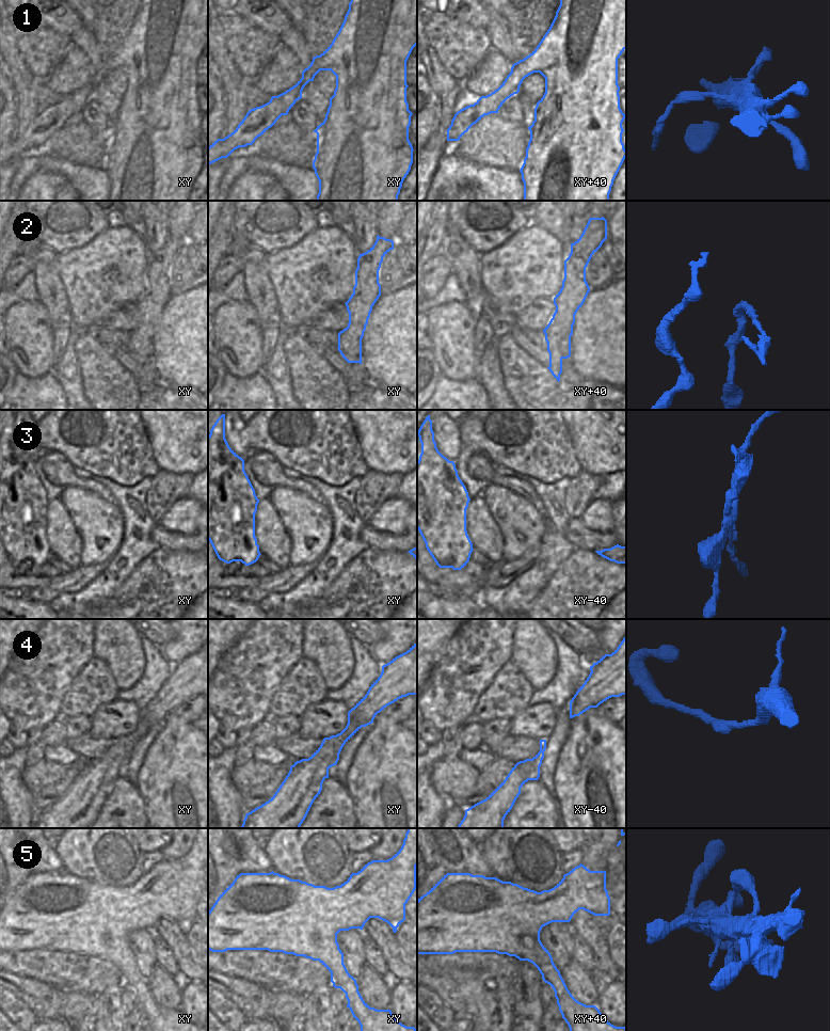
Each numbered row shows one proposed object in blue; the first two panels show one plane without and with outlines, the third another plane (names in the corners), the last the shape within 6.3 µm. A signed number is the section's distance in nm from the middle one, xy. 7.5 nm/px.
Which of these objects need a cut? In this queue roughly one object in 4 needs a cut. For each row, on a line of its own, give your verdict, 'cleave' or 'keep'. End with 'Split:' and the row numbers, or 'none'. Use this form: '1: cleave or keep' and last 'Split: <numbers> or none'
1: cleave
2: cleave
3: cleave
4: keep
5: keep
Split: 1, 2, 3

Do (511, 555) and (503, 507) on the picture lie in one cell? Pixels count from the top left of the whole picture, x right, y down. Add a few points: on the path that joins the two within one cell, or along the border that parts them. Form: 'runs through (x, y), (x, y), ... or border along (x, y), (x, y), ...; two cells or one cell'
runs through (511, 543), (511, 519); one cell

